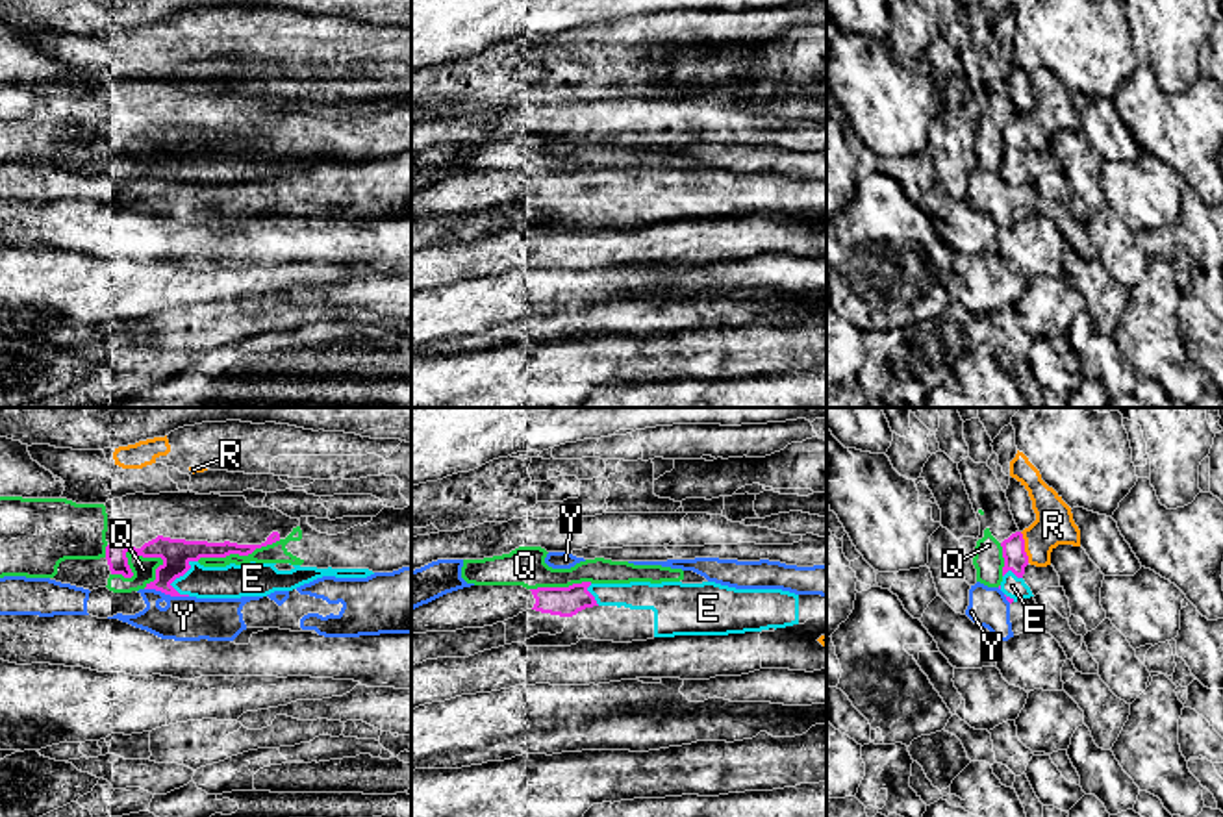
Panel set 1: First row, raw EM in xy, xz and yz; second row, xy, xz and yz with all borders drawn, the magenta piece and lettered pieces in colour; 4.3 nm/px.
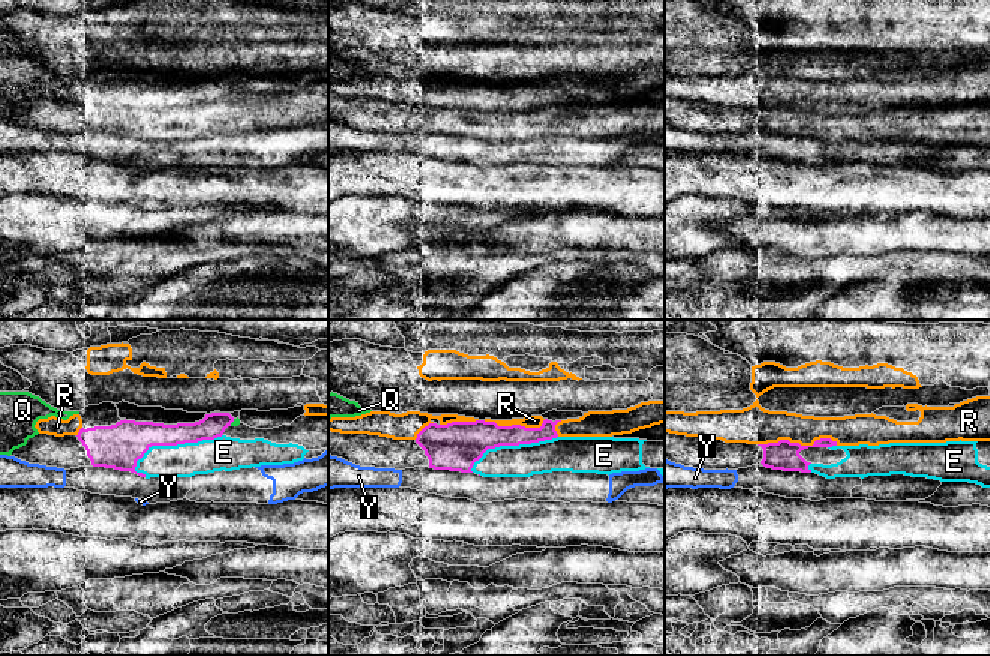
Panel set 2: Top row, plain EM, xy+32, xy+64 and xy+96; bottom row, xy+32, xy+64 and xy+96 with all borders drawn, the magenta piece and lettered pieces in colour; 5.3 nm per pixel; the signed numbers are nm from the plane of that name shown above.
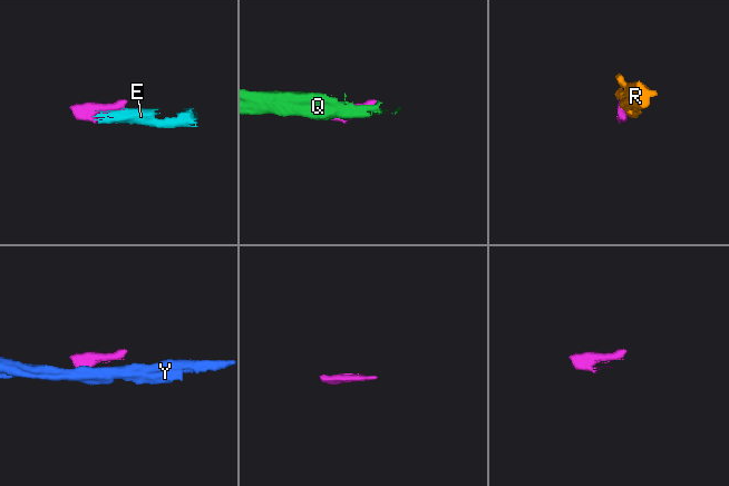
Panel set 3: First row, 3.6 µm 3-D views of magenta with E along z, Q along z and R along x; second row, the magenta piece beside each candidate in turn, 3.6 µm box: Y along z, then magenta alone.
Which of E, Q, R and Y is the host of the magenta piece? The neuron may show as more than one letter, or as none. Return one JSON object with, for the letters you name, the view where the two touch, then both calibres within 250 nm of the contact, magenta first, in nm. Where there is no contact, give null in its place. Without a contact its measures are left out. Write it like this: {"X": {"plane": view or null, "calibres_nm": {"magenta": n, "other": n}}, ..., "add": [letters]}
{"E": {"plane": "xy", "calibres_nm": {"magenta": 130, "other": 140}}, "add": ["E"]}

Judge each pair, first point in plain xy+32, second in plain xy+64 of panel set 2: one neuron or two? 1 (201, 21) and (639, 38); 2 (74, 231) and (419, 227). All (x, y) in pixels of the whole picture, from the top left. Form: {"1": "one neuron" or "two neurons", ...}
{"1": "two neurons", "2": "two neurons"}

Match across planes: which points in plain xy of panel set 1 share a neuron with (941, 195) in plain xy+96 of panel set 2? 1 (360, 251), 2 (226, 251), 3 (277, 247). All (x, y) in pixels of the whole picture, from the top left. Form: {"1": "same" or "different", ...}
{"1": "same", "2": "same", "3": "same"}

